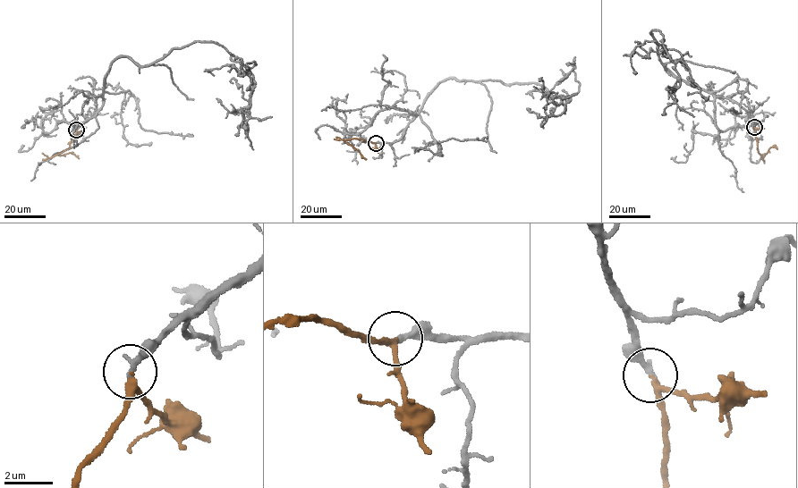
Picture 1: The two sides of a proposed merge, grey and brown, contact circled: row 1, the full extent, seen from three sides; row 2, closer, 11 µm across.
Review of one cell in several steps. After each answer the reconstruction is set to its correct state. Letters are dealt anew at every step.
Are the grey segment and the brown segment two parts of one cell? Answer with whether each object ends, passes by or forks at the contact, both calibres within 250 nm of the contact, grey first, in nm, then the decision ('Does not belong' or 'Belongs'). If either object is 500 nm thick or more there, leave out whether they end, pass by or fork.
At the ring grey ends. At the ring brown passes by. Thickness 280 nm (grey) against 180 nm. Belongs

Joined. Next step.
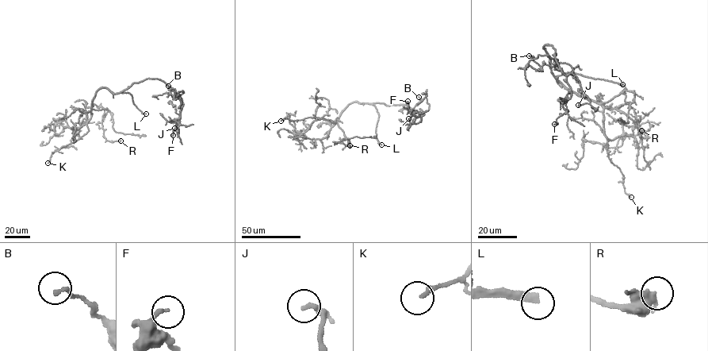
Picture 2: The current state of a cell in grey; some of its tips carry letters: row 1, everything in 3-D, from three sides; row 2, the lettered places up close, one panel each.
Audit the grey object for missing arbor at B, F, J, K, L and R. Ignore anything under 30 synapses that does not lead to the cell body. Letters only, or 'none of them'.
J, L

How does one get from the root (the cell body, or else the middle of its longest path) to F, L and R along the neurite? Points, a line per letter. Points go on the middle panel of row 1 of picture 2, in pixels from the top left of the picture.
F: (362, 103), (403, 104), (415, 113), (424, 114), (415, 116), (416, 111), (408, 108), (407, 101)
L: (362, 103), (371, 103), (376, 109), (376, 137), (381, 144)
R: (362, 103), (354, 102), (347, 106), (337, 121), (346, 139), (336, 142), (350, 145)

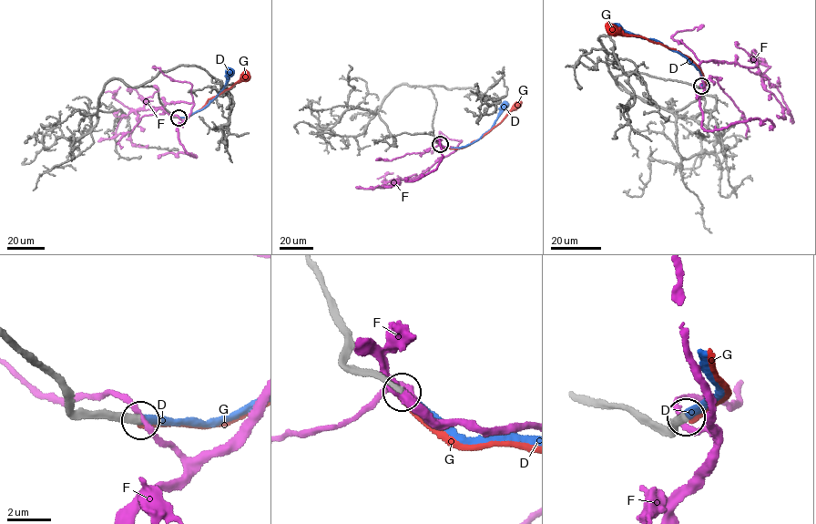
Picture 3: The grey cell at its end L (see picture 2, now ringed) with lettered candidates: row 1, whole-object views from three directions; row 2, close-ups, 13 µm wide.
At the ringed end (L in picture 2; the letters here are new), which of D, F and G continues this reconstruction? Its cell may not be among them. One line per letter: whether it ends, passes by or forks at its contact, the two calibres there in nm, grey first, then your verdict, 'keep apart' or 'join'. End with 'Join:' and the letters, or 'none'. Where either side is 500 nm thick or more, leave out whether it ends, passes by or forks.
D: it ends there; 320 nm thick on the grey side, 280 nm on the other; join
F: it passes by; 300 nm thick on the grey side, 240 nm on the other; keep apart
G: it ends there; 320 nm thick on the grey side, 280 nm on the other; keep apart
Join: D

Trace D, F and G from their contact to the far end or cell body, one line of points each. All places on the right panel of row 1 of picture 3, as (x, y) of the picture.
D: (700, 86), (705, 82), (700, 72), (677, 52), (657, 40), (617, 29)
F: (700, 86), (704, 88), (699, 65), (703, 61), (759, 65), (762, 86), (782, 107), (784, 118), (776, 115)
G: (701, 86), (706, 82), (701, 71), (688, 56), (641, 36), (618, 34), (613, 29)

